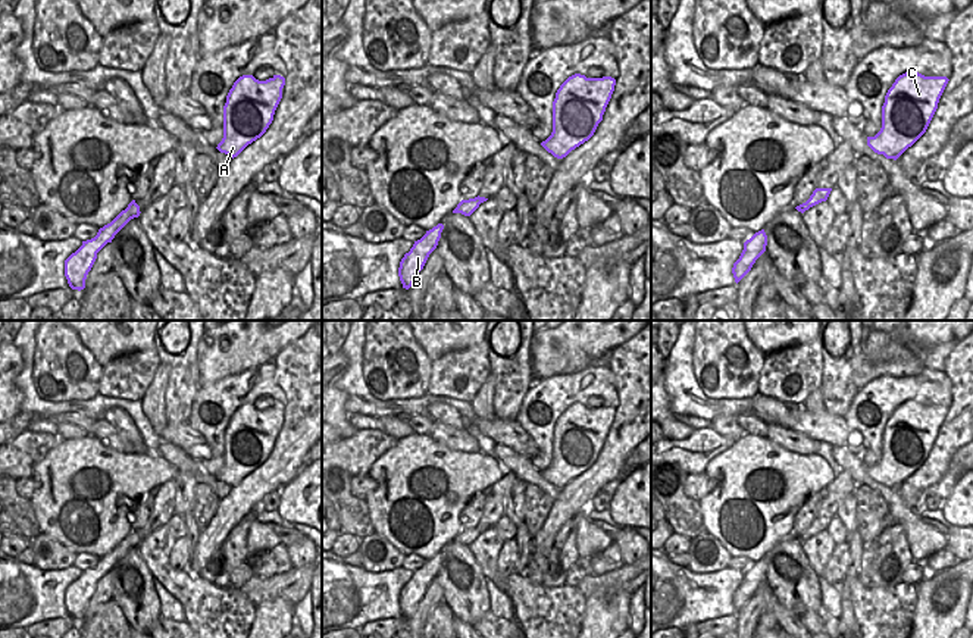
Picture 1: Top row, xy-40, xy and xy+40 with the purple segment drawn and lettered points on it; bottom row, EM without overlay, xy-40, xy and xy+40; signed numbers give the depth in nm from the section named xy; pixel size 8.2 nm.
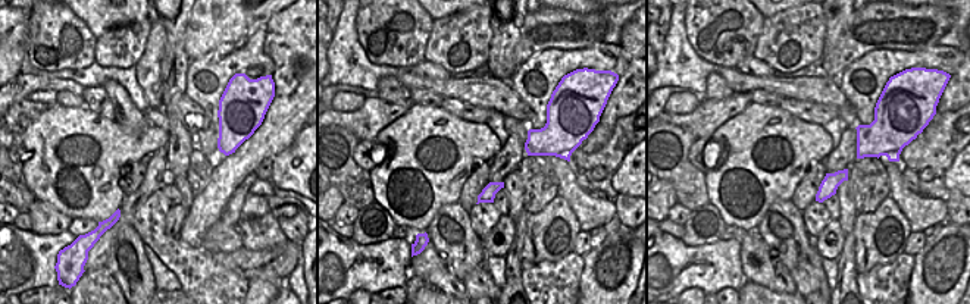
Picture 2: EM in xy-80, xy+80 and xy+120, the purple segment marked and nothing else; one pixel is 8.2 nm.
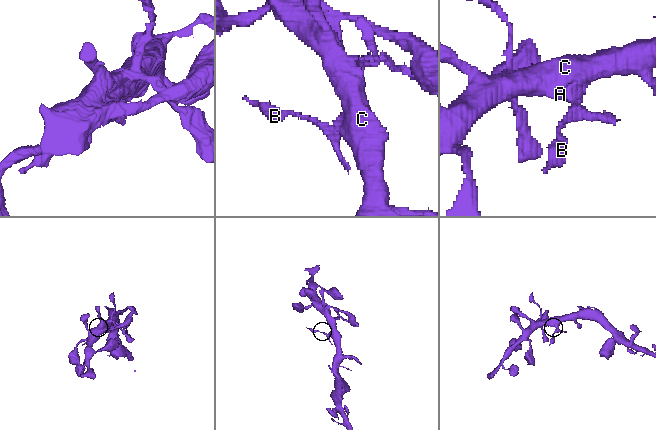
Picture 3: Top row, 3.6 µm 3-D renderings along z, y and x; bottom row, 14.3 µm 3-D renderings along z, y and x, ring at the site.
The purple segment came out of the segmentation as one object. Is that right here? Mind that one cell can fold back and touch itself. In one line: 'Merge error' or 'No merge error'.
Merge error

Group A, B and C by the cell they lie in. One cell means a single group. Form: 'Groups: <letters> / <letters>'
Groups: A C / B

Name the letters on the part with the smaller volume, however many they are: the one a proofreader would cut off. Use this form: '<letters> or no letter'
B

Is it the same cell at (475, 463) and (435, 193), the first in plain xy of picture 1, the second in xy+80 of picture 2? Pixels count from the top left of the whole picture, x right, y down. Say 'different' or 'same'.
same

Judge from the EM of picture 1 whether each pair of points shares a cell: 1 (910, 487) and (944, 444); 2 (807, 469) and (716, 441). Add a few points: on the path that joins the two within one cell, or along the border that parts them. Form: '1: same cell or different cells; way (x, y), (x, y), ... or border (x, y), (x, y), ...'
1: same cell; way (920, 478), (941, 454)
2: different cells; border (735, 440), (704, 468)

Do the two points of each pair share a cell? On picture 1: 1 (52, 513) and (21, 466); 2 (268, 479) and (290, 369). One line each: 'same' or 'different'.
1: different
2: same

